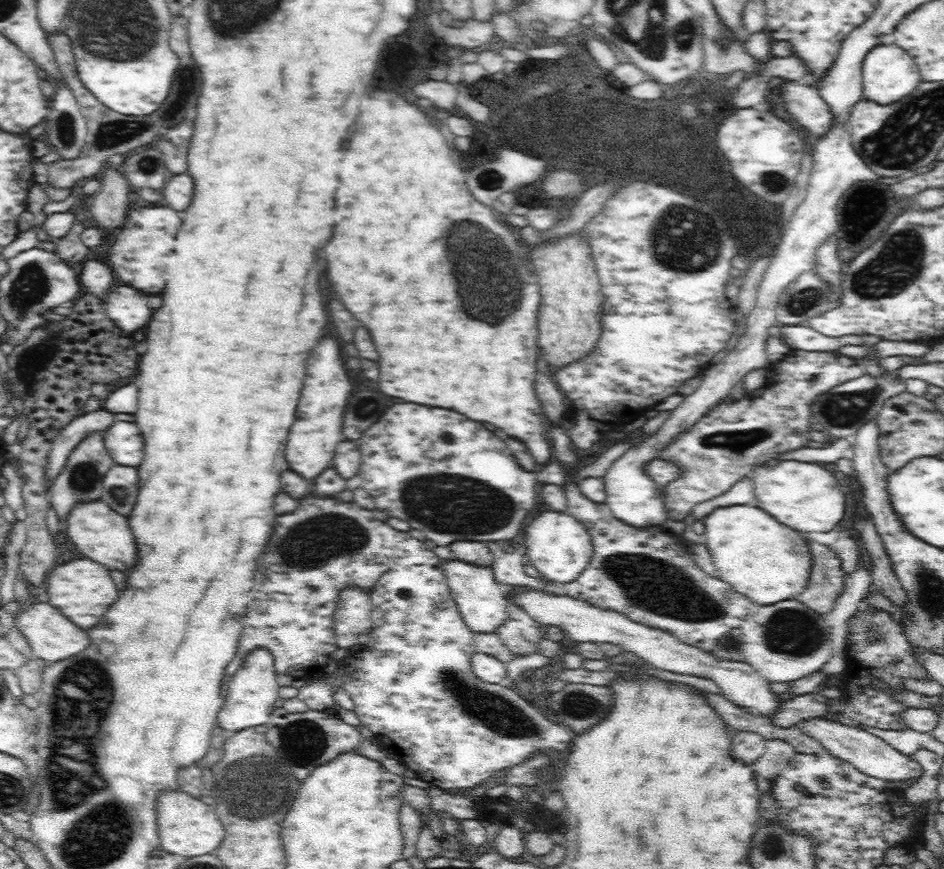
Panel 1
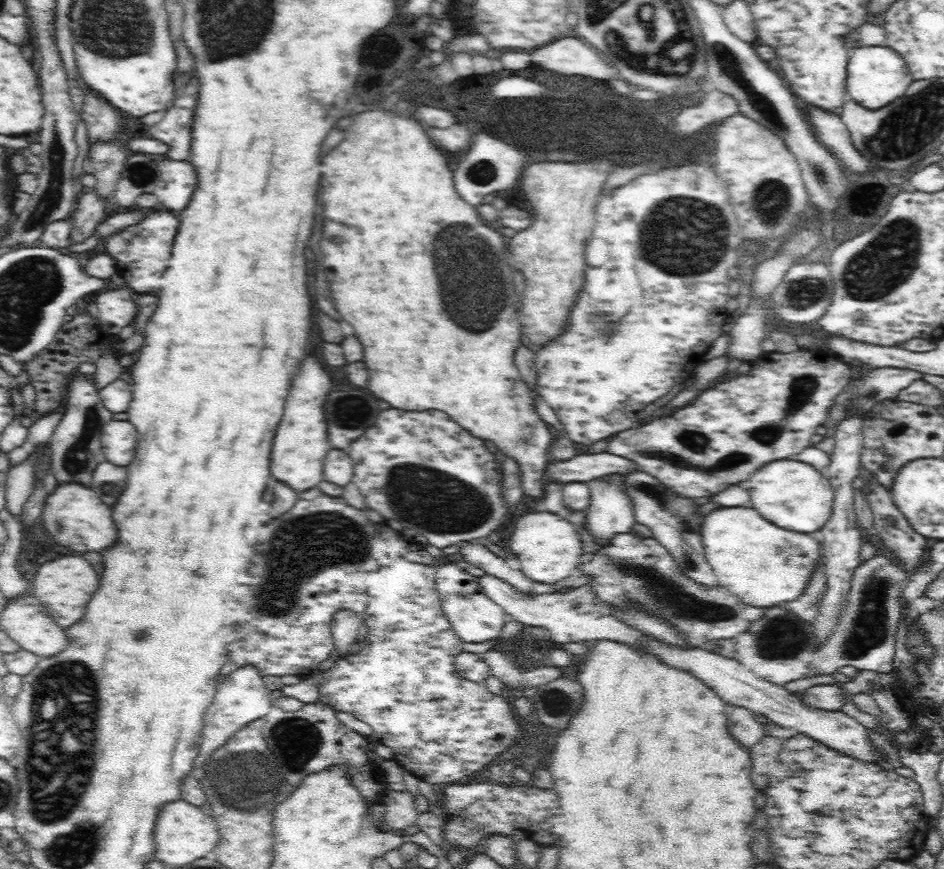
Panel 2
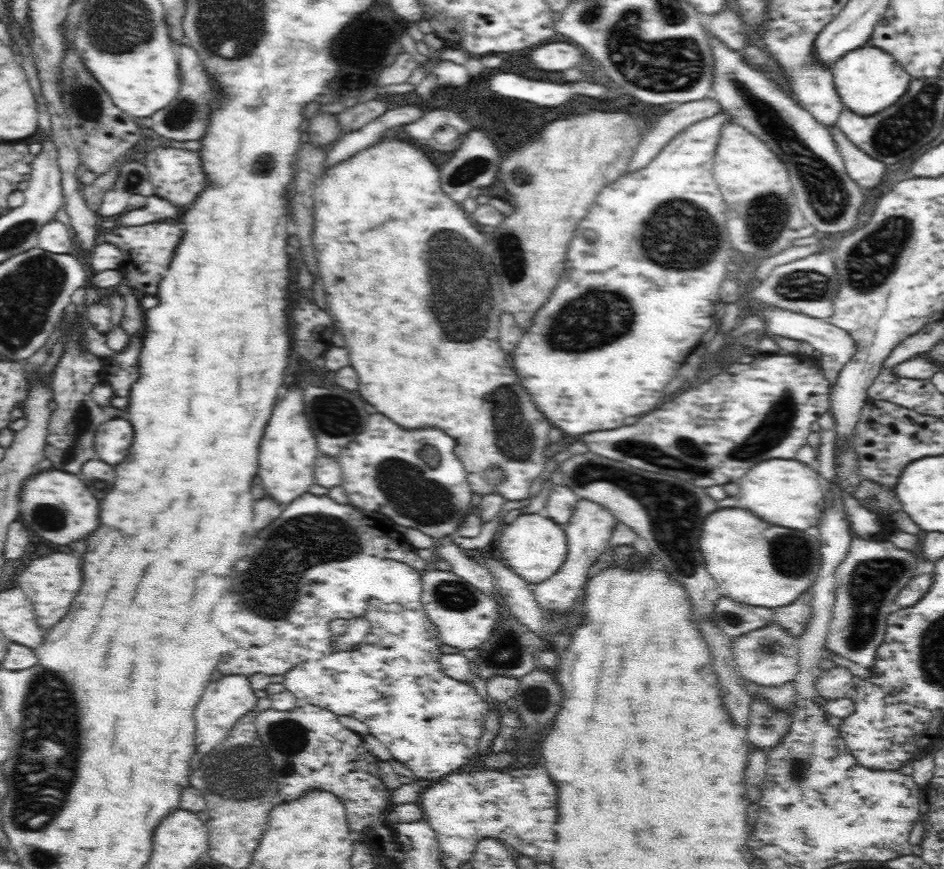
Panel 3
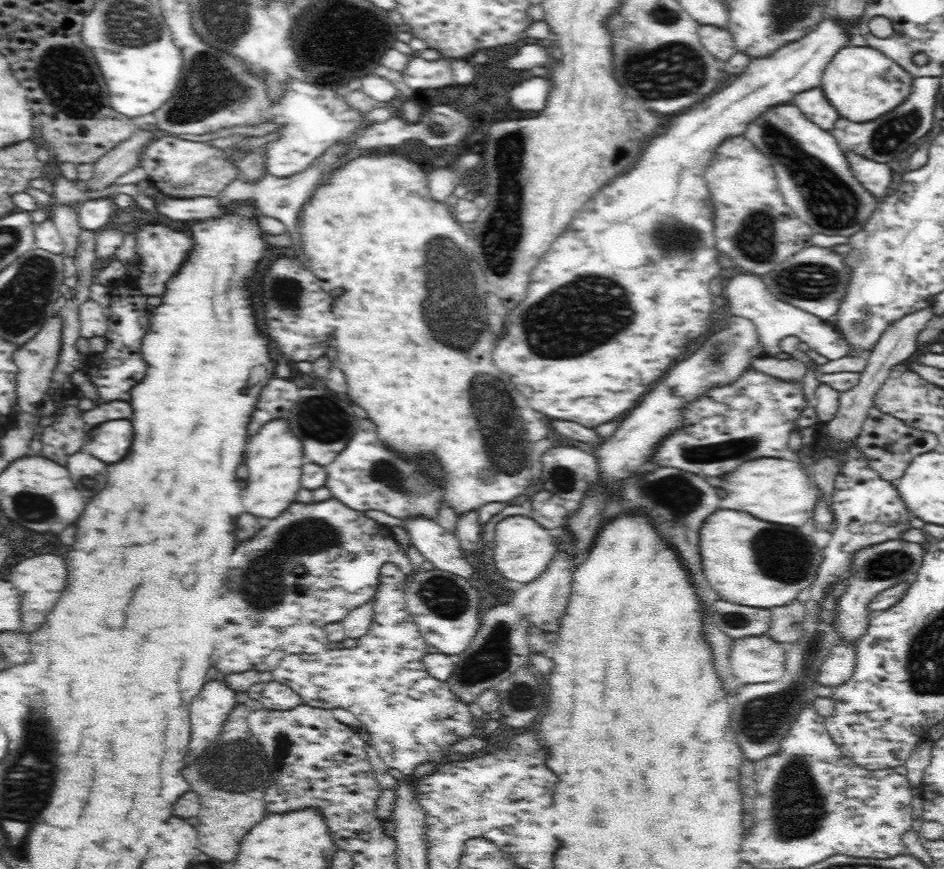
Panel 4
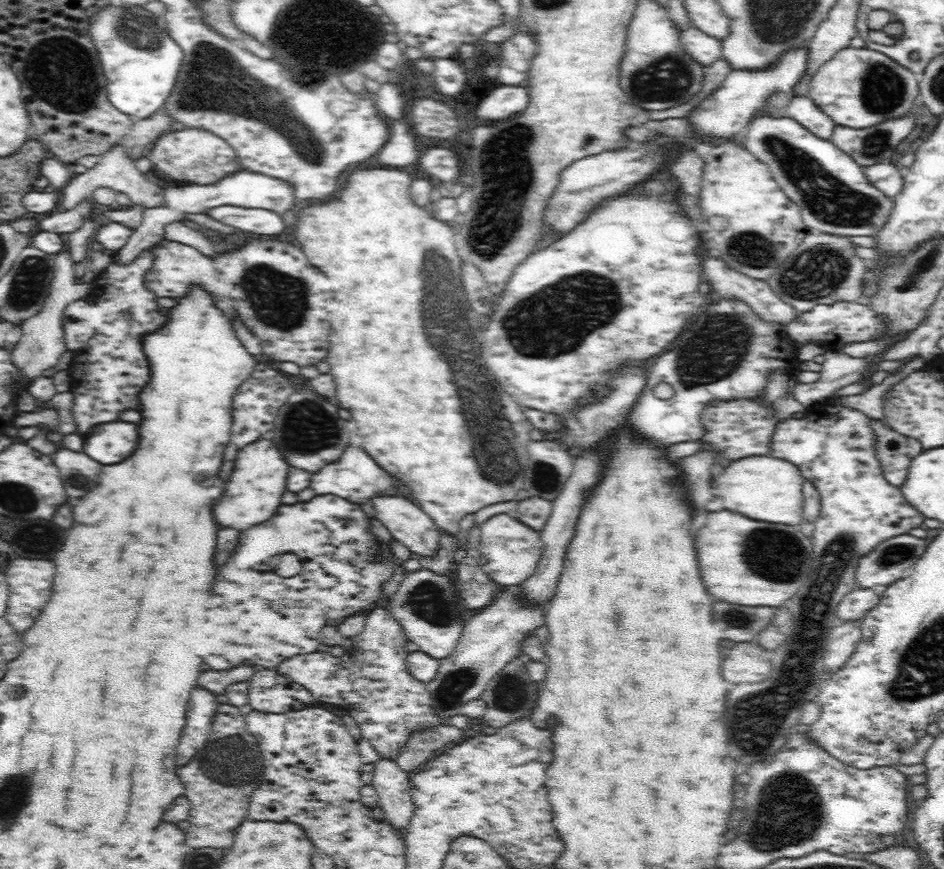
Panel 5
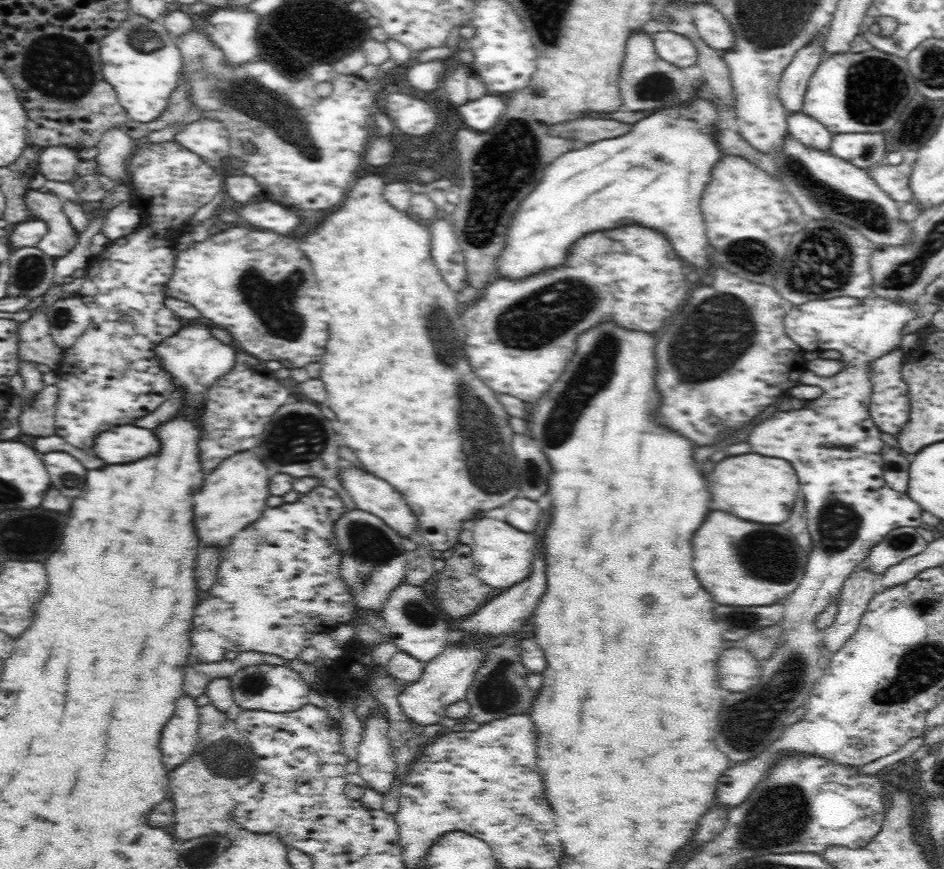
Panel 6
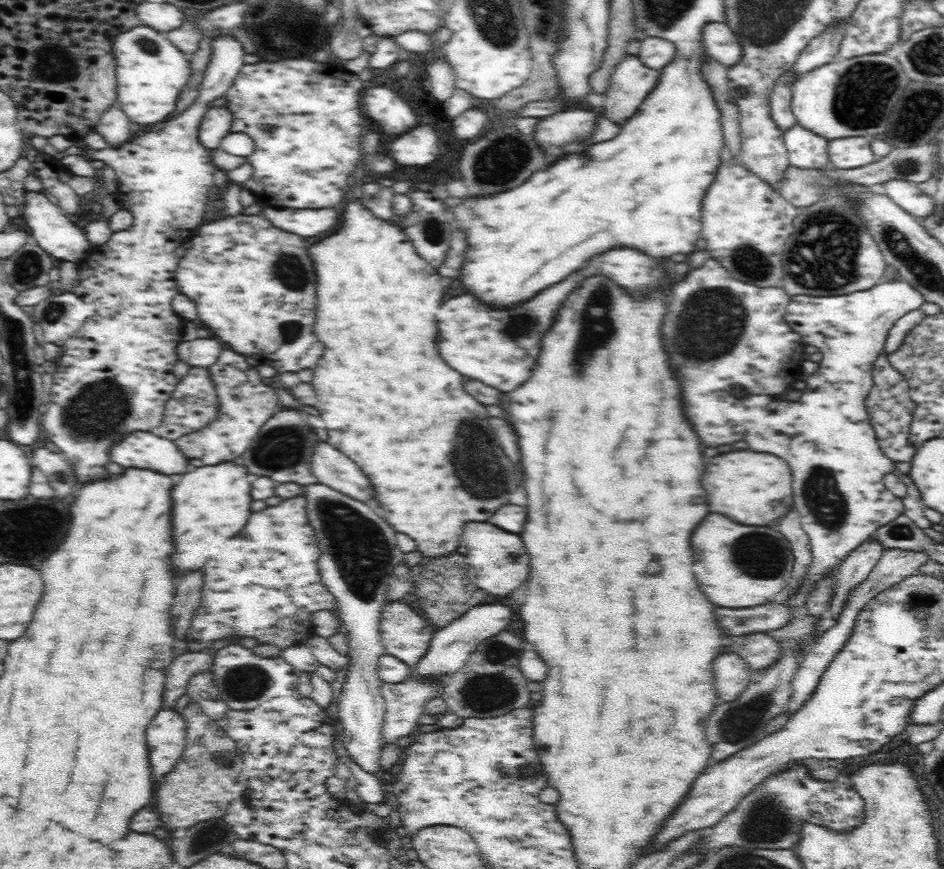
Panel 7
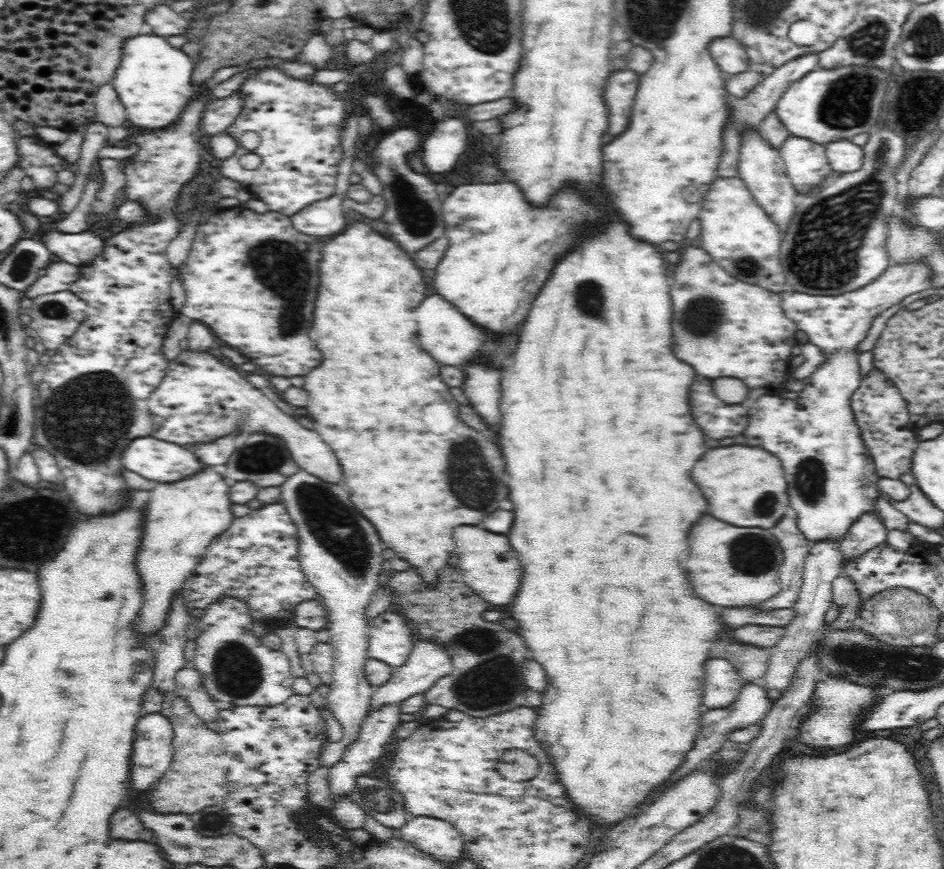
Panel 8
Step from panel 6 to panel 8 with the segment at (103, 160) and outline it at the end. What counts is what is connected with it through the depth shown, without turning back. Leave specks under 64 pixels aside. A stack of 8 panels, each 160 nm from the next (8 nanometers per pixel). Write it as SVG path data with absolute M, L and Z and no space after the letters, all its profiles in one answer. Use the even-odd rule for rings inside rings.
M101 82L96 90L94 119L108 127L123 126L123 123L128 120L124 105L112 82L106 84Z

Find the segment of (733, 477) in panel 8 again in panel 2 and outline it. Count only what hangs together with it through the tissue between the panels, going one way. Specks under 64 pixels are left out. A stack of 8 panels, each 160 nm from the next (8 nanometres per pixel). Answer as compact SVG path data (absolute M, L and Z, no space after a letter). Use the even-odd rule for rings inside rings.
M778 460L778 462L768 462L766 466L762 466L760 470L756 470L756 474L752 474L744 484L746 490L750 494L750 502L752 508L756 512L760 512L768 522L786 528L786 530L794 530L794 532L814 532L819 530L820 526L828 520L830 512L832 512L833 492L827 478L822 478L820 470L814 470L812 464L806 464L798 460Z

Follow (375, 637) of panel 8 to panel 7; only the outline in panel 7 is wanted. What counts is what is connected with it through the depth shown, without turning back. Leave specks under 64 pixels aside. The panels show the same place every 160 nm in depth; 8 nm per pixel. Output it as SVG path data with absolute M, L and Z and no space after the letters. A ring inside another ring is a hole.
M403 601L383 606L379 635L384 655L393 656L413 667L426 652L431 634L436 630L429 625L415 606Z

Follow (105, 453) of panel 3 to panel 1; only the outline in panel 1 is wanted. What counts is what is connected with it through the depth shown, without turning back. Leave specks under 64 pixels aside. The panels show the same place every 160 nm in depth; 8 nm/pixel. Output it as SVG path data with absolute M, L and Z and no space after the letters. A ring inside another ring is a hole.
M116 421L102 435L116 465L140 466L144 458L144 440L135 422Z

